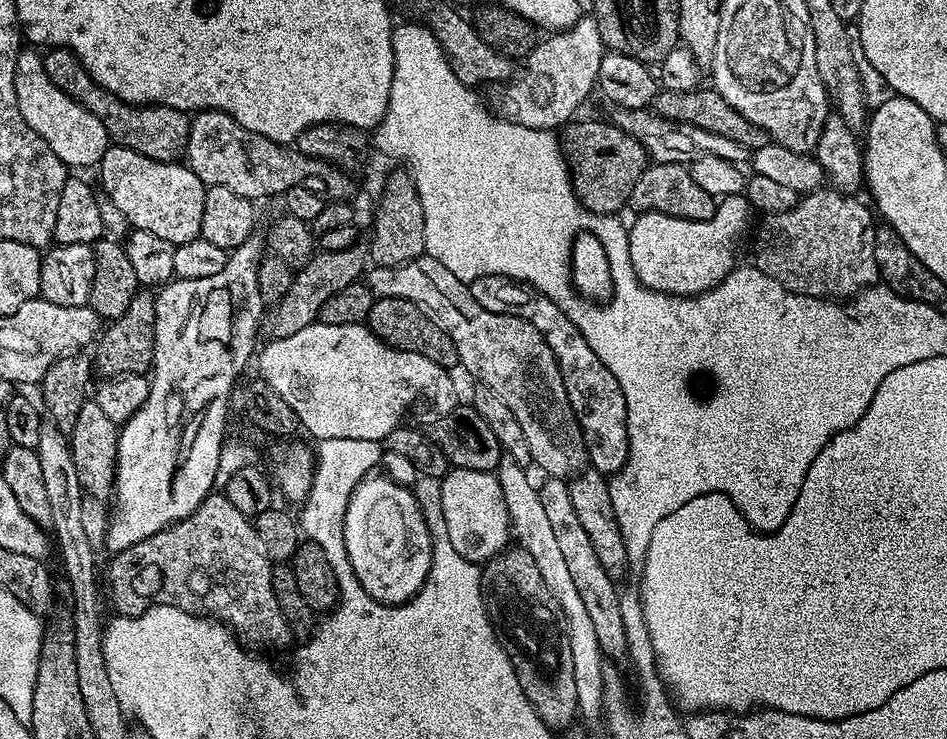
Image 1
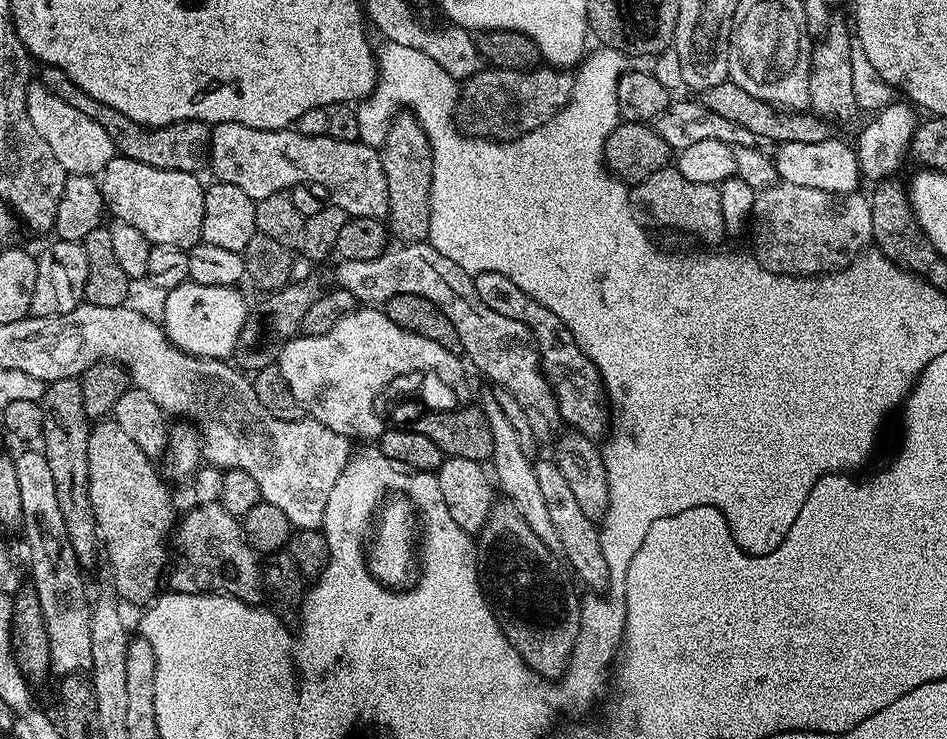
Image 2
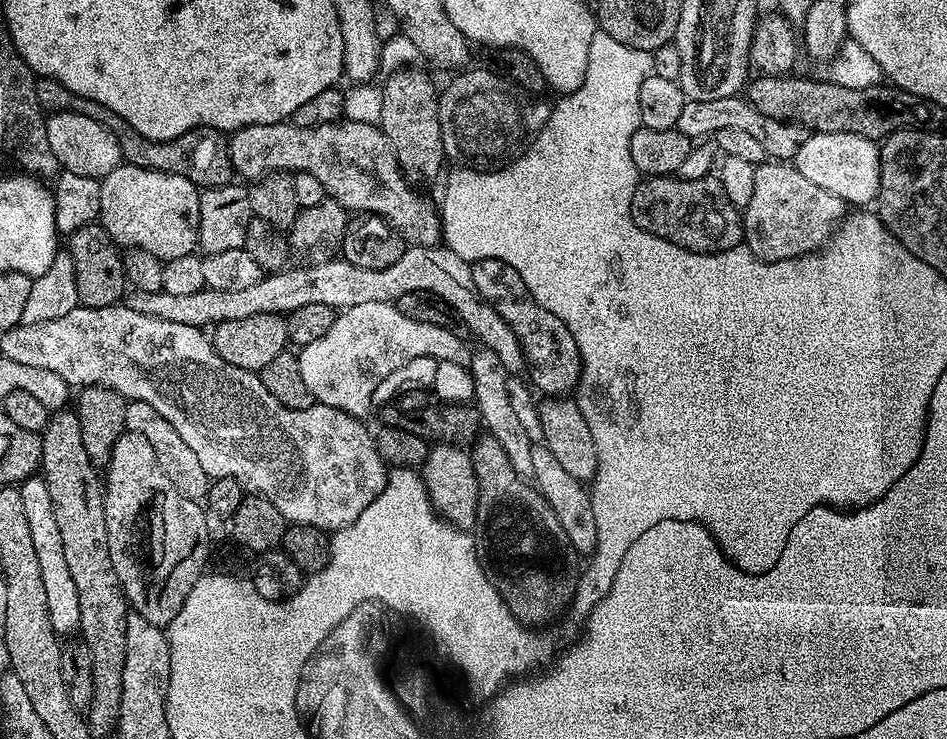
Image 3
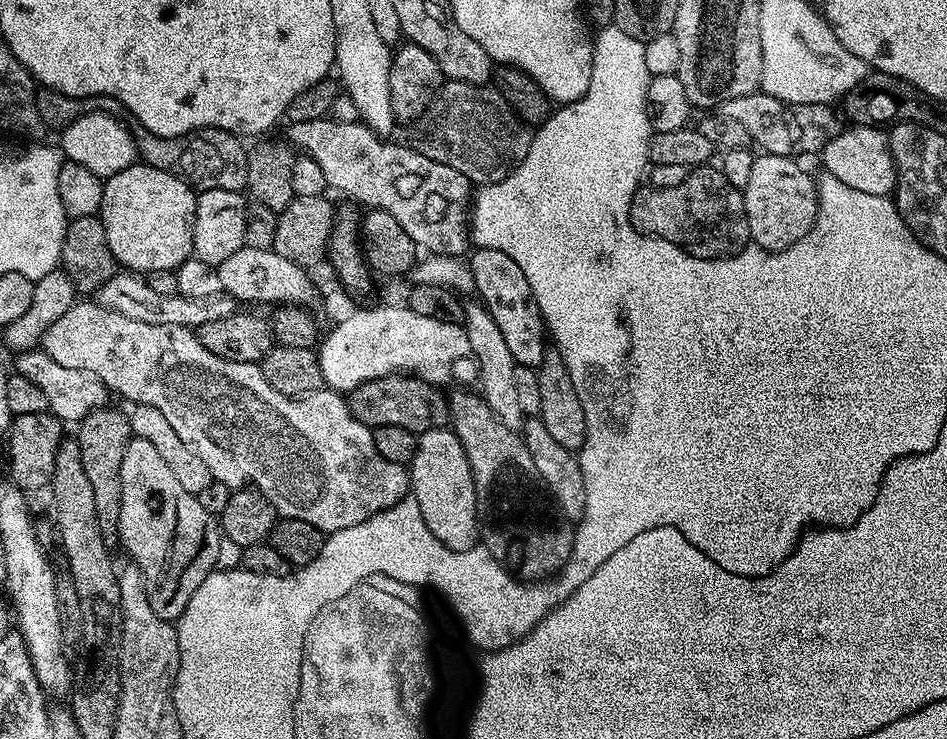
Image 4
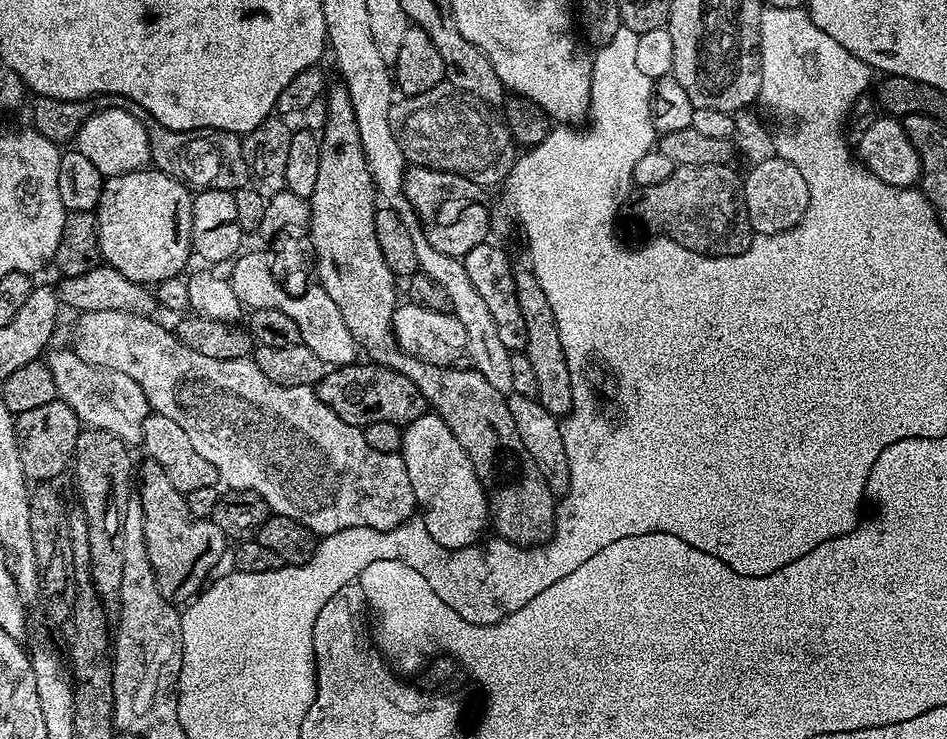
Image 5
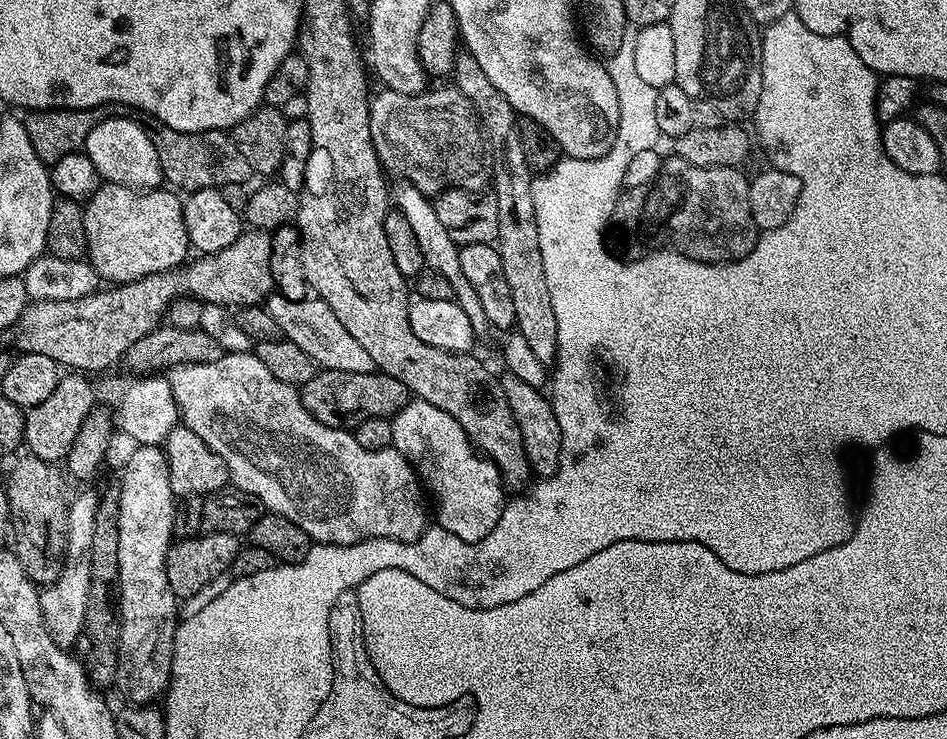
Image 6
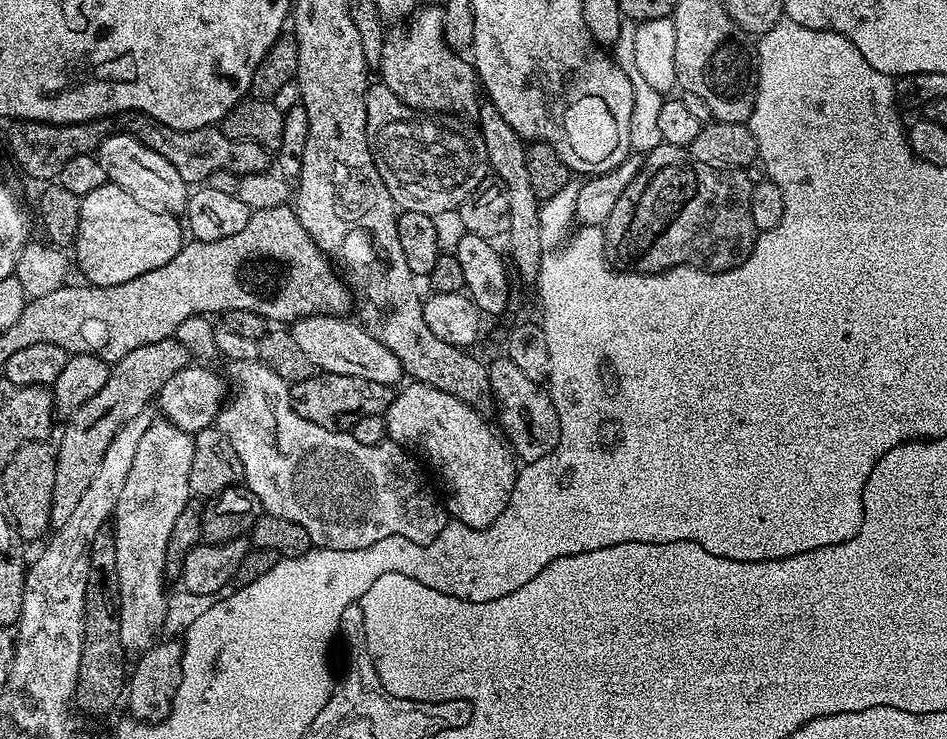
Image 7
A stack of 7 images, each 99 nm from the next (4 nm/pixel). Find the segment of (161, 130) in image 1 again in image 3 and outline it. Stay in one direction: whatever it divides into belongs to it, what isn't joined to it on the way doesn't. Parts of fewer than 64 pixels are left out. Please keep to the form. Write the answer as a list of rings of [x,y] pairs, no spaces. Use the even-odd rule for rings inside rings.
[[[37,79],[36,97],[45,113],[73,112],[74,114],[86,114],[86,118],[94,118],[94,122],[98,122],[103,128],[111,130],[120,142],[120,155],[125,164],[197,178],[196,176],[211,170],[216,155],[219,152],[221,155],[222,152],[222,144],[216,141],[218,139],[217,133],[210,128],[196,128],[194,131],[182,134],[173,140],[147,140],[145,136],[138,134],[138,130],[134,130],[134,126],[130,126],[126,122],[126,118],[118,118],[118,114],[114,114],[114,110],[110,110],[110,106],[102,106],[102,102],[82,98],[78,94],[74,94],[74,90],[66,90],[66,86],[62,86],[62,82],[57,80]]]

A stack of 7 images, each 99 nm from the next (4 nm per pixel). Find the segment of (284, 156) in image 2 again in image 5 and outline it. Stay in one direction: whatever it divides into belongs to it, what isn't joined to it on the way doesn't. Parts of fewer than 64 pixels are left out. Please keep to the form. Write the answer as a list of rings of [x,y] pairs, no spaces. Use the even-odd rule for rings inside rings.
[[[433,168],[407,169],[404,177],[404,193],[416,209],[426,238],[435,249],[444,254],[463,258],[474,246],[489,239],[488,227],[492,224],[492,212],[488,209],[488,196],[481,185],[467,180],[464,176],[455,176]]]

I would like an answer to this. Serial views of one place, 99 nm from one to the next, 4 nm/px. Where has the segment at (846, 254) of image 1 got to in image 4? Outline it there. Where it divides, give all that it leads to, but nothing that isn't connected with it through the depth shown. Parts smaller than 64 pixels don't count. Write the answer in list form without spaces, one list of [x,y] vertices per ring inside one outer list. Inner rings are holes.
[[[760,154],[750,169],[750,180],[742,189],[751,243],[767,252],[781,252],[798,242],[814,226],[818,184],[811,180],[795,159]]]

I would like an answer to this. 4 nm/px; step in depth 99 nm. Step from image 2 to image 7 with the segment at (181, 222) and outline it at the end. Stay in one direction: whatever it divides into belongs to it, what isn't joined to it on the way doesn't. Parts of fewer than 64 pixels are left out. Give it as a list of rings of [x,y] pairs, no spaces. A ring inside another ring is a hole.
[[[111,182],[98,186],[98,190],[90,190],[90,194],[80,197],[80,213],[78,214],[78,234],[74,245],[74,264],[80,267],[85,281],[98,286],[118,286],[122,282],[130,282],[130,278],[138,278],[138,274],[146,274],[150,270],[158,270],[158,266],[166,266],[174,254],[184,247],[186,232],[175,215],[170,212],[159,212],[157,208],[147,208],[142,202],[130,198],[126,190],[122,190]]]

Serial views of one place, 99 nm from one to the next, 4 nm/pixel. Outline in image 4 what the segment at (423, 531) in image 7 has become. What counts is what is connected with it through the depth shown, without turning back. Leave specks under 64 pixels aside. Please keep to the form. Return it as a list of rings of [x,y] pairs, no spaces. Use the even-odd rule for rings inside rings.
[[[77,302],[70,306],[70,310],[66,310],[66,314],[62,314],[62,318],[58,318],[58,322],[54,322],[54,326],[50,326],[50,330],[46,330],[42,349],[62,366],[84,371],[88,375],[96,377],[108,388],[109,393],[116,395],[117,392],[118,395],[132,400],[133,405],[145,404],[162,410],[162,418],[166,418],[166,422],[170,422],[170,426],[174,426],[178,438],[182,438],[182,442],[189,444],[198,454],[198,458],[202,458],[202,462],[206,462],[213,480],[222,482],[233,490],[251,486],[276,507],[277,513],[281,517],[298,518],[302,522],[310,522],[310,526],[314,526],[320,532],[335,534],[346,530],[346,526],[362,524],[366,518],[394,506],[399,500],[403,500],[405,496],[409,495],[409,469],[402,464],[386,462],[386,458],[382,458],[382,454],[378,454],[378,450],[374,450],[372,429],[367,428],[362,422],[358,422],[358,418],[354,418],[354,414],[350,414],[348,401],[341,393],[334,392],[325,386],[306,396],[282,394],[278,390],[274,390],[270,386],[270,382],[266,382],[259,364],[230,362],[226,358],[218,358],[218,354],[210,354],[210,350],[206,350],[202,346],[199,335],[193,329],[182,326],[150,326],[150,322],[134,322],[134,318],[126,318],[126,314],[106,310],[95,302],[89,302],[89,304]]]

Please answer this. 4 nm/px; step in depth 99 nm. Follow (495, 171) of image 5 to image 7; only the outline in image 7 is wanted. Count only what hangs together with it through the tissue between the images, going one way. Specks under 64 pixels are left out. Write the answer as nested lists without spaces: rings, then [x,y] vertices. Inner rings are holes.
[[[376,82],[366,94],[366,134],[378,174],[390,190],[397,209],[426,214],[440,218],[443,212],[459,209],[461,202],[473,192],[482,181],[489,179],[490,161],[486,154],[484,140],[479,131],[459,132],[456,128],[447,128],[444,124],[435,124],[435,119],[421,114],[417,109],[406,106],[388,89],[383,82]]]

